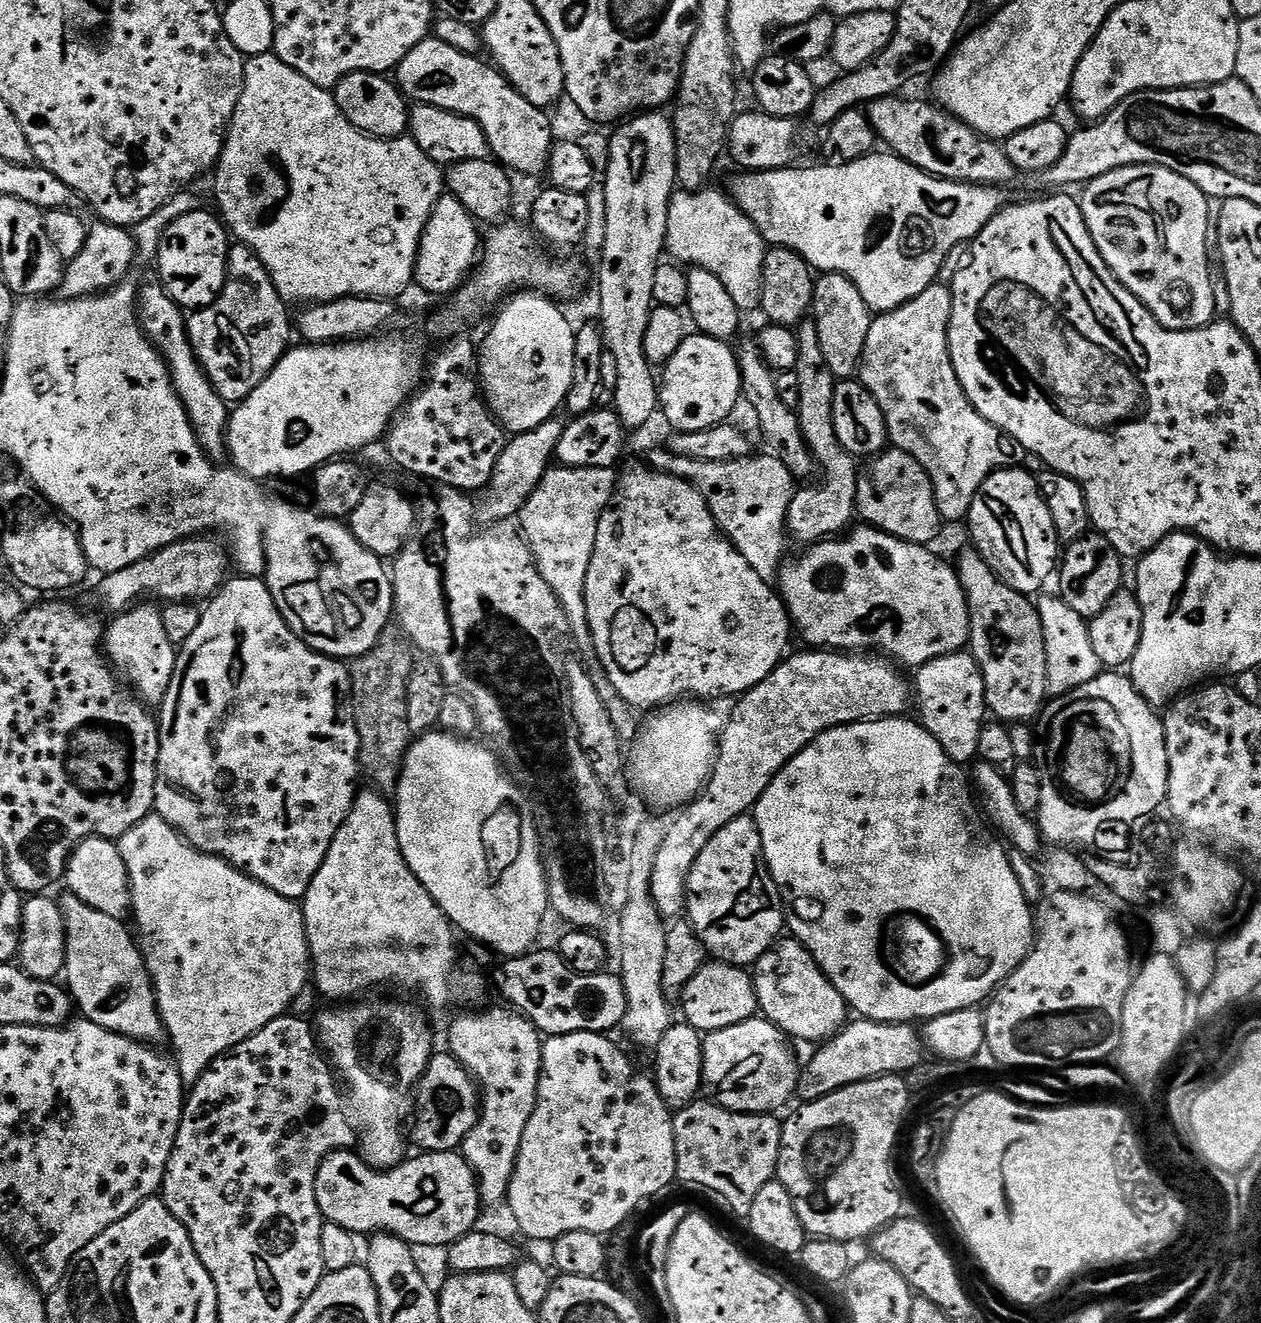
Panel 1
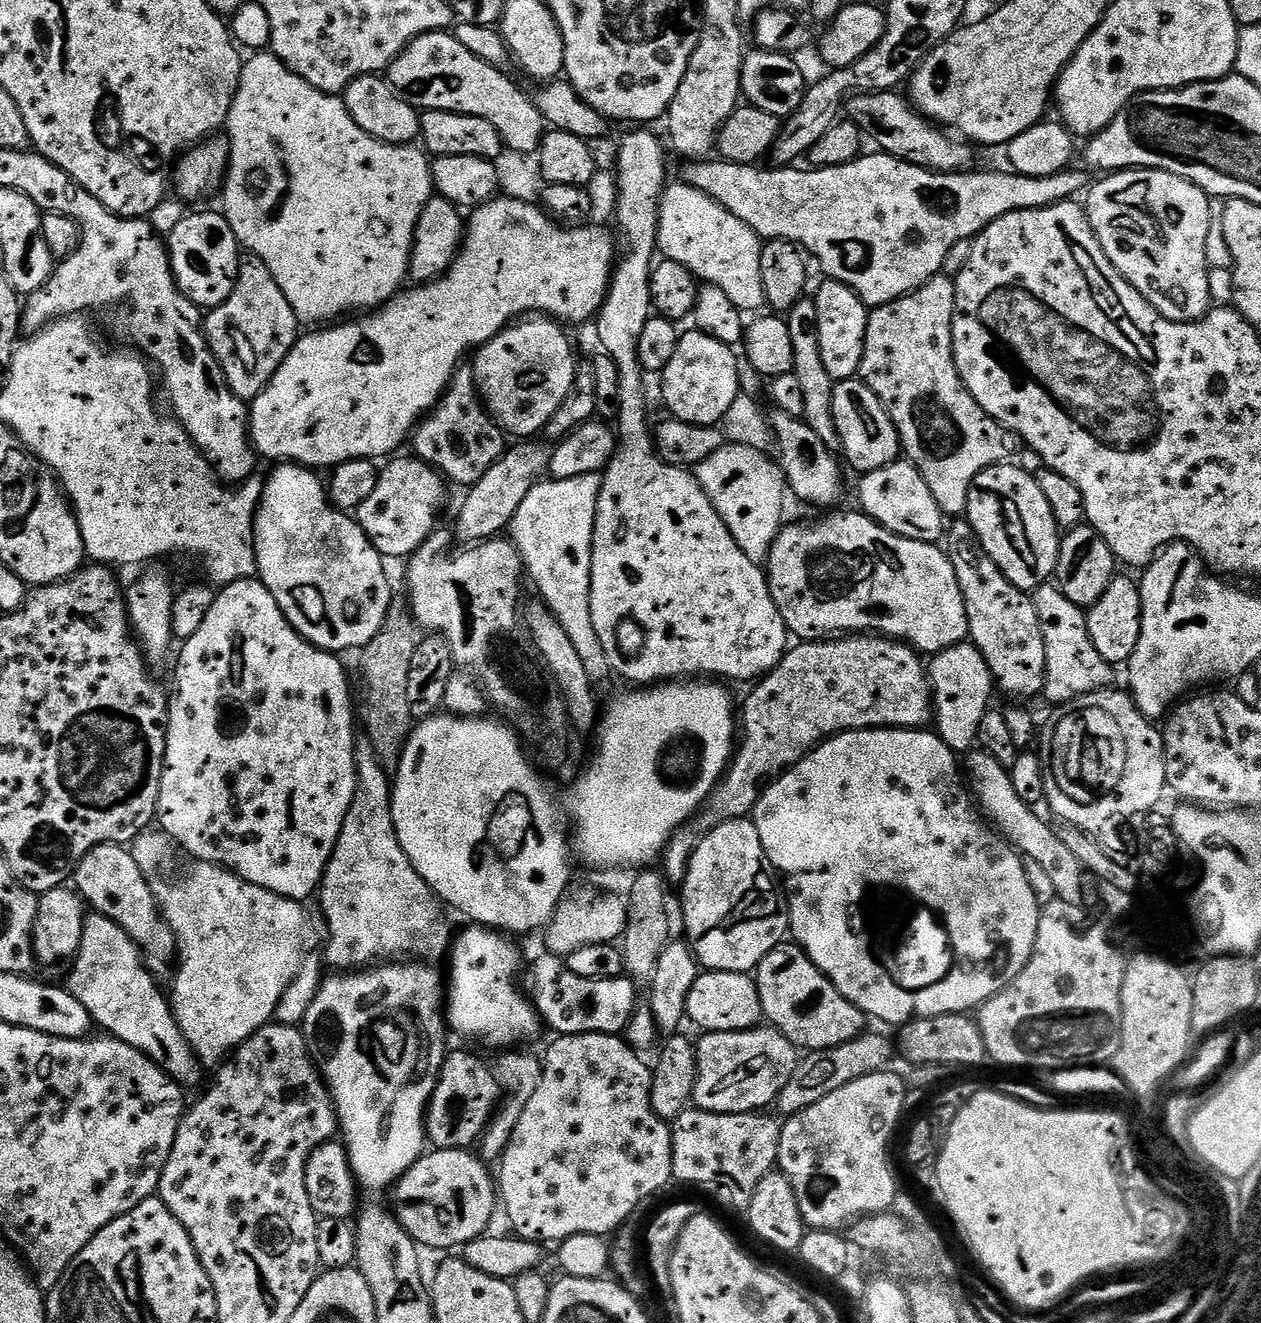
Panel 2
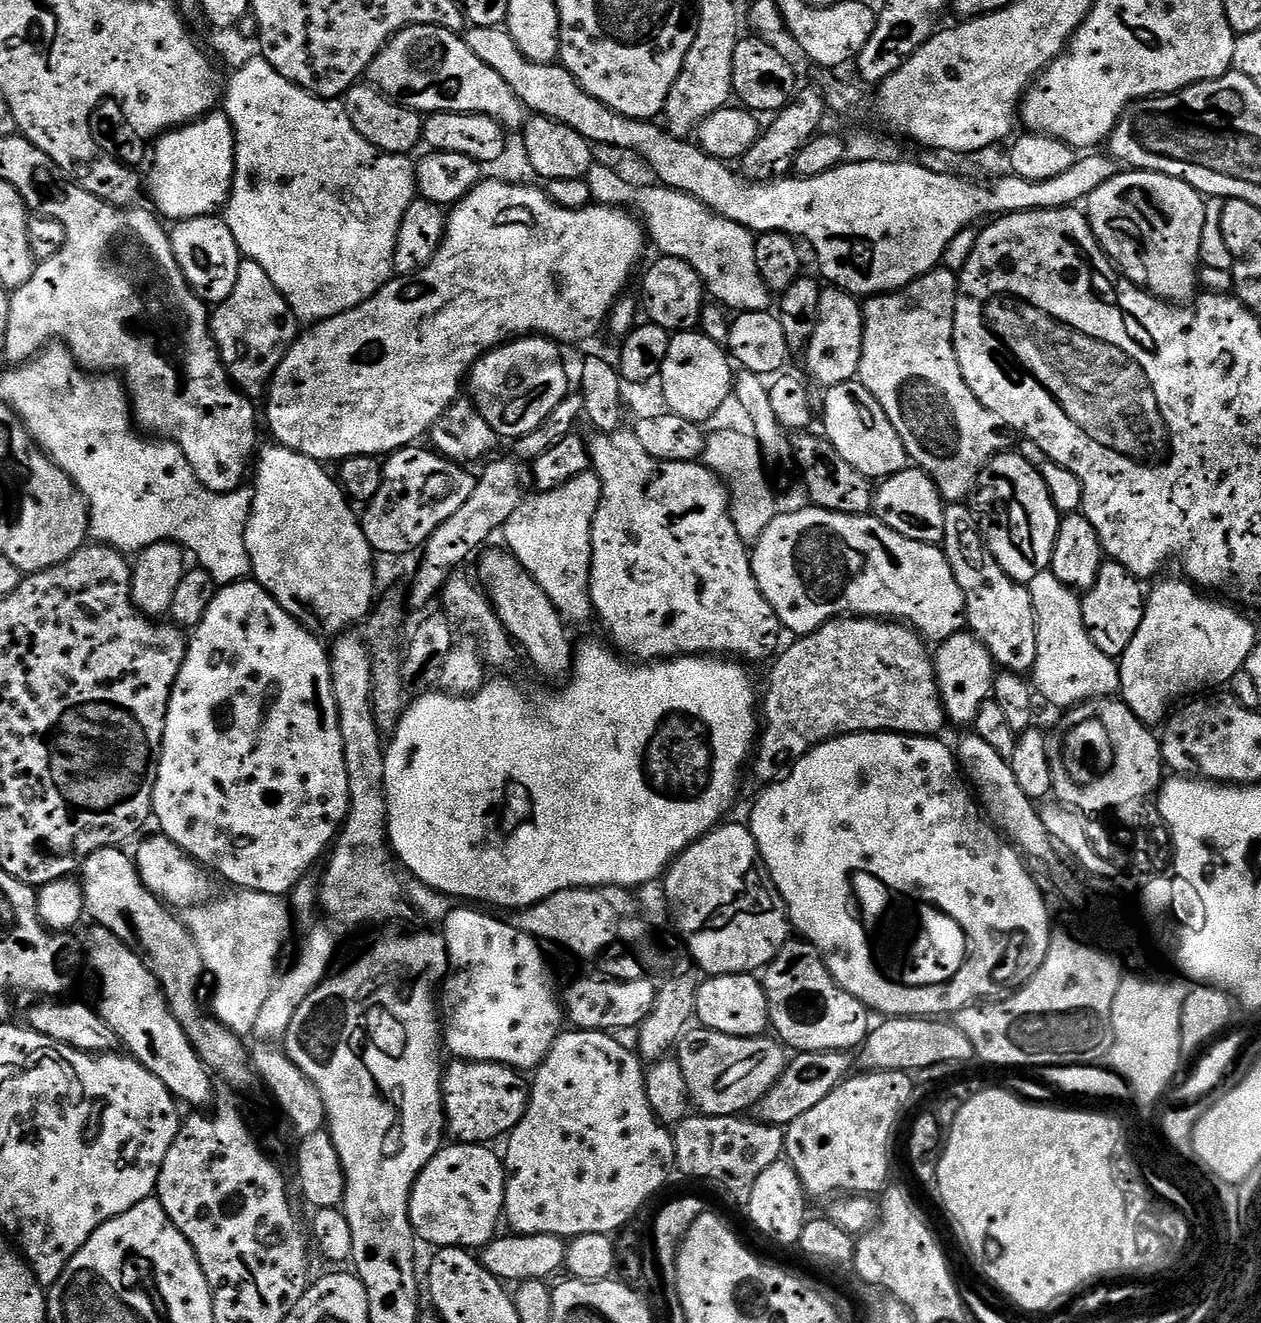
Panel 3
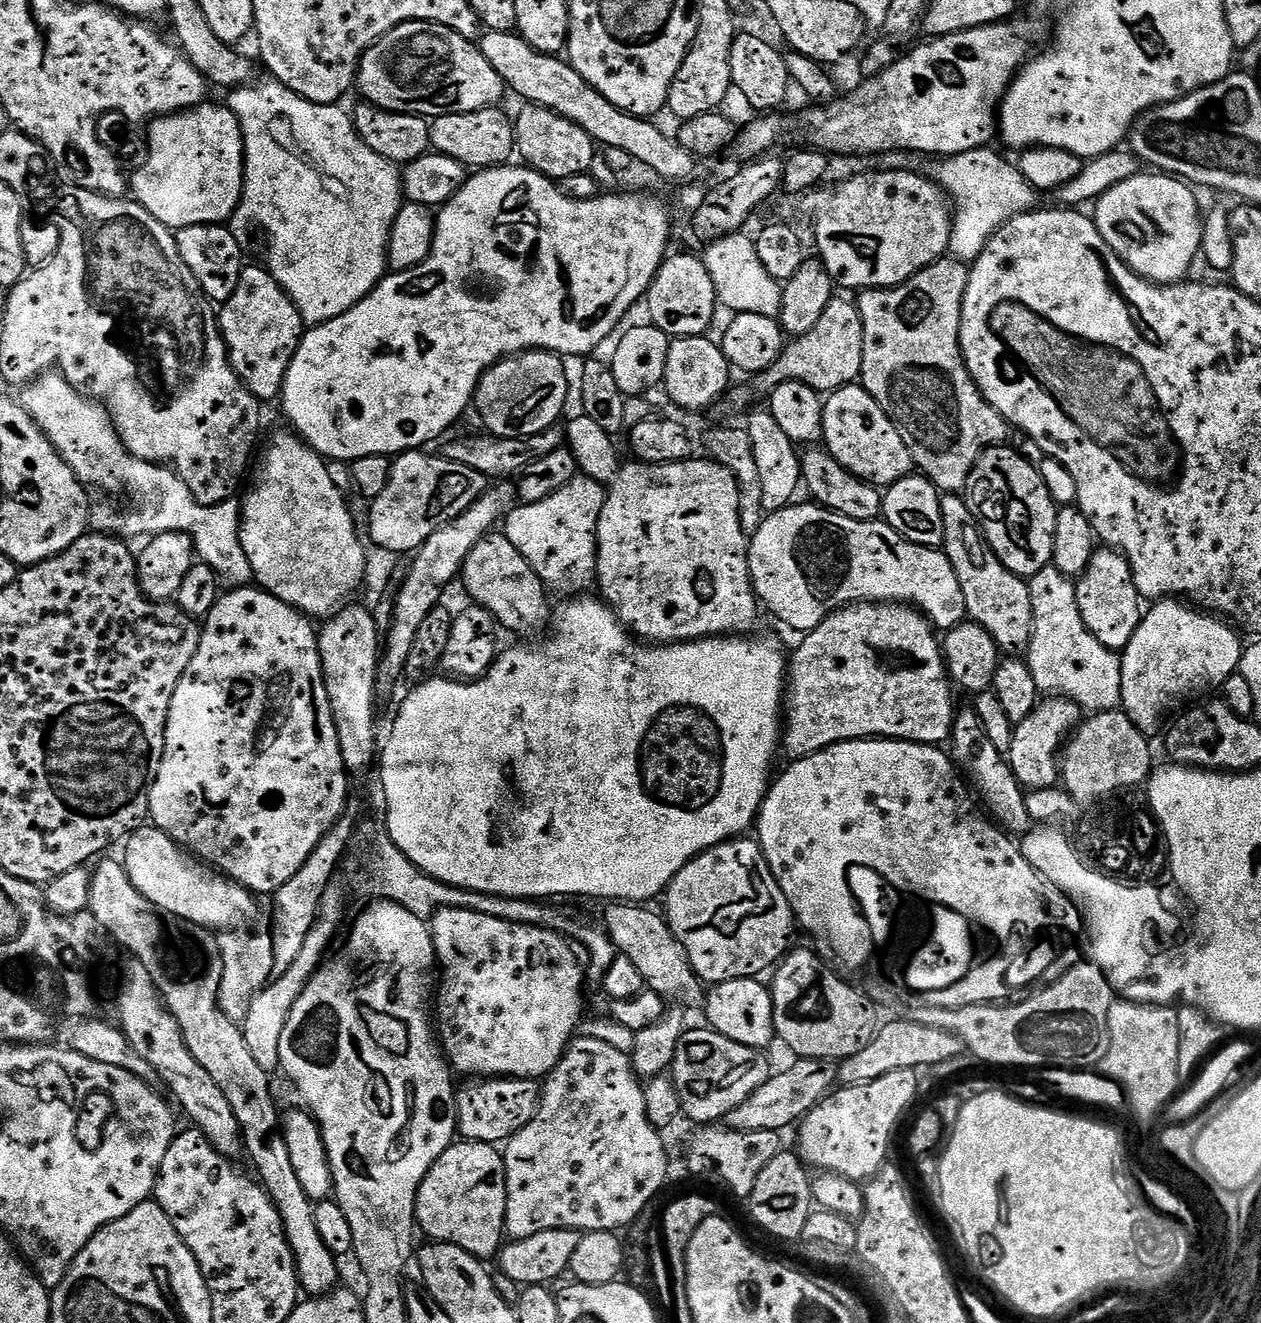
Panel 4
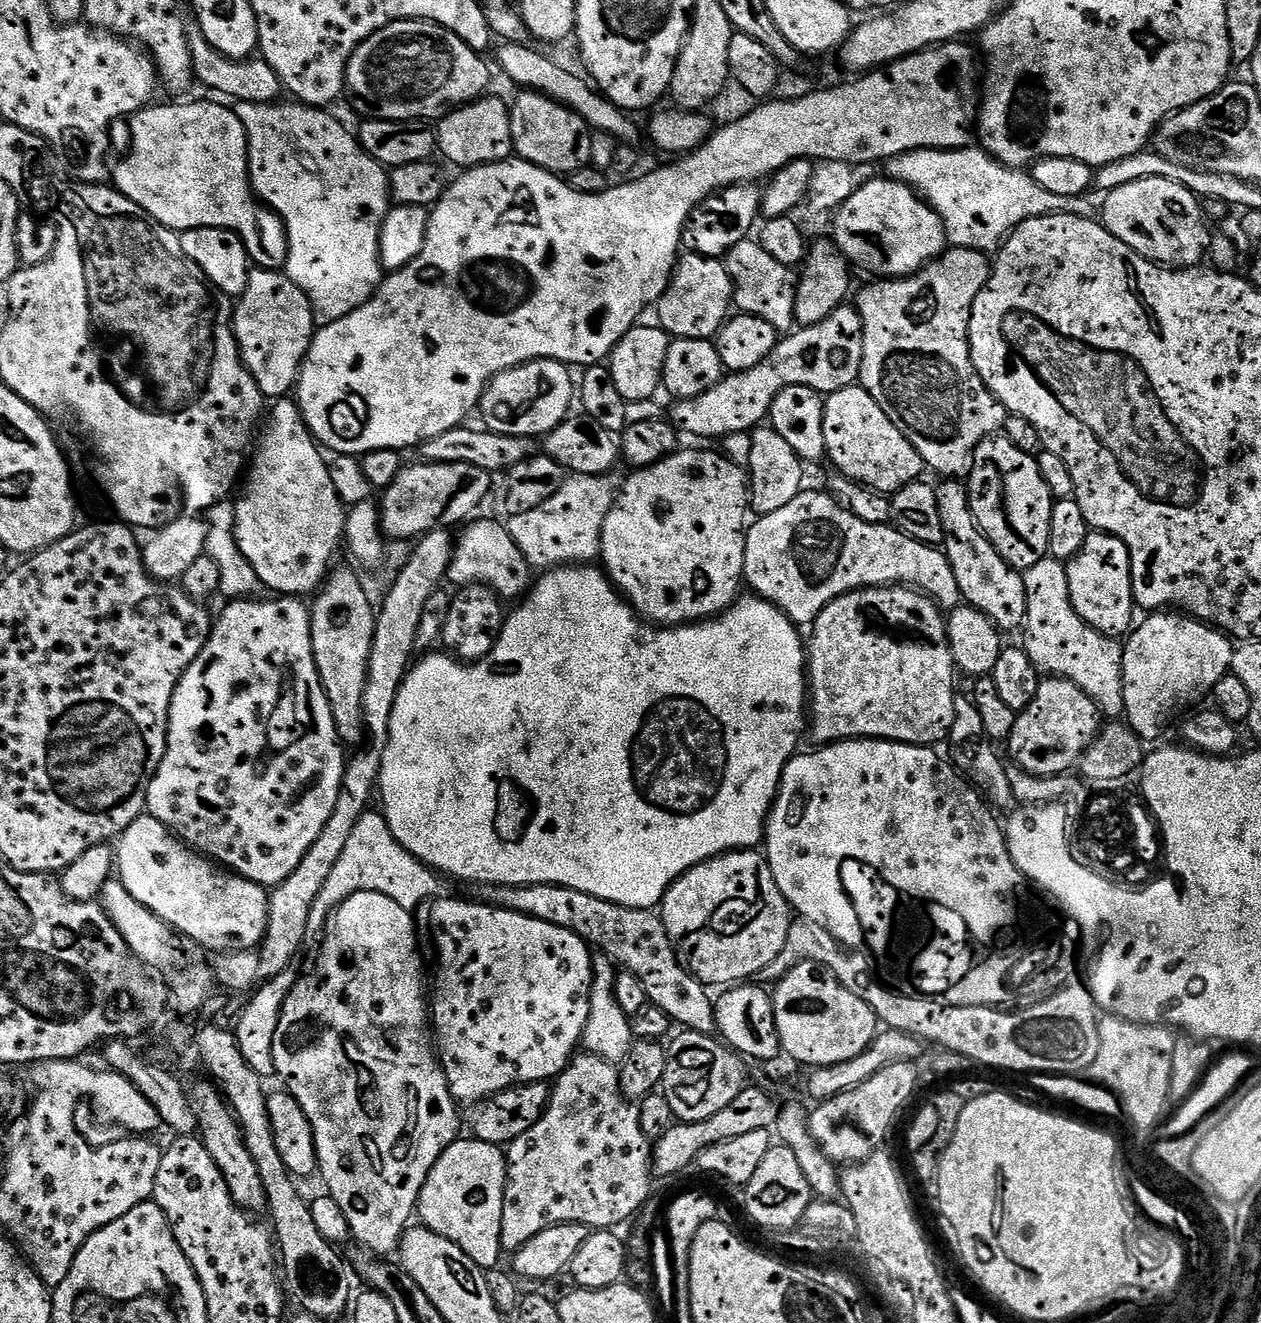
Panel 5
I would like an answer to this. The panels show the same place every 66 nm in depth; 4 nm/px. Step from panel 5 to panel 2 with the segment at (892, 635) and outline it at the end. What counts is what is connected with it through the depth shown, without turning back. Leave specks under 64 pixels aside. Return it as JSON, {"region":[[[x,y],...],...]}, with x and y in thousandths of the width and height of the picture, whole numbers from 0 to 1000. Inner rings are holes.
{"region":[[[672,479],[669,482],[654,482],[634,485],[626,489],[620,500],[599,518],[590,529],[590,536],[585,538],[585,550],[588,556],[581,568],[580,576],[574,589],[561,602],[561,607],[551,618],[540,624],[525,645],[526,661],[531,666],[542,666],[546,649],[554,639],[557,630],[569,626],[577,620],[589,620],[600,610],[603,599],[625,581],[637,574],[649,562],[665,556],[668,553],[680,553],[683,550],[726,550],[732,551],[740,543],[739,518],[736,515],[734,500],[730,494],[719,487],[697,479]]]}

